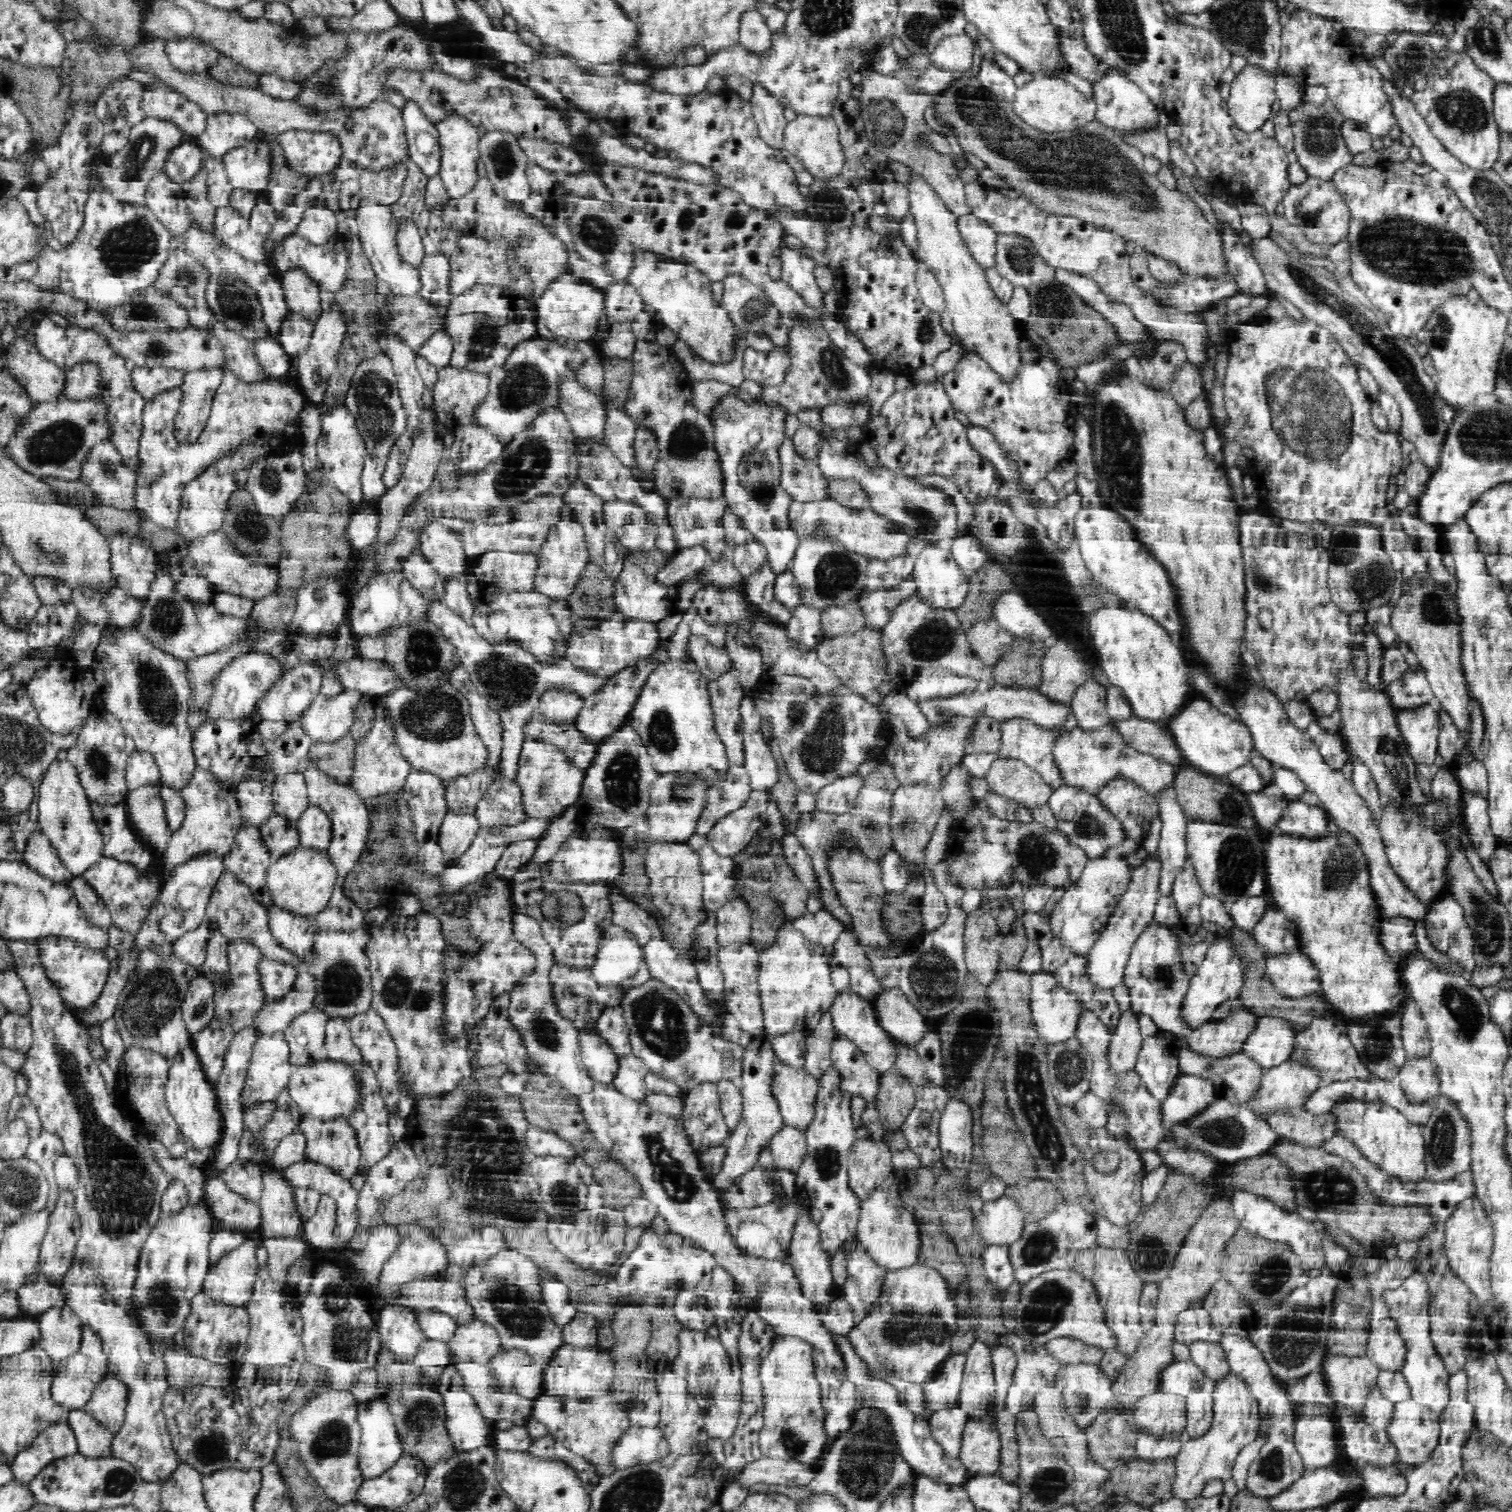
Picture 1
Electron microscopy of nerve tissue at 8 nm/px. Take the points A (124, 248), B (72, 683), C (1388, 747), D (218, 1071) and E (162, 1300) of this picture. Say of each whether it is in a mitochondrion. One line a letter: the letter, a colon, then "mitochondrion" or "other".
A: mitochondrion
B: other
C: mitochondrion
D: other
E: mitochondrion

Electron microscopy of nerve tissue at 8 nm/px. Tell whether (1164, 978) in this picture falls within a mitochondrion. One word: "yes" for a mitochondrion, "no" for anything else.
yes

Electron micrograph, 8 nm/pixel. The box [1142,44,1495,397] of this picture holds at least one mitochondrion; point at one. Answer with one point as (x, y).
(1399, 249)

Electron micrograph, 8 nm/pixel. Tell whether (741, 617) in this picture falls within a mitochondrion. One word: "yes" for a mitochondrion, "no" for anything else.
yes

